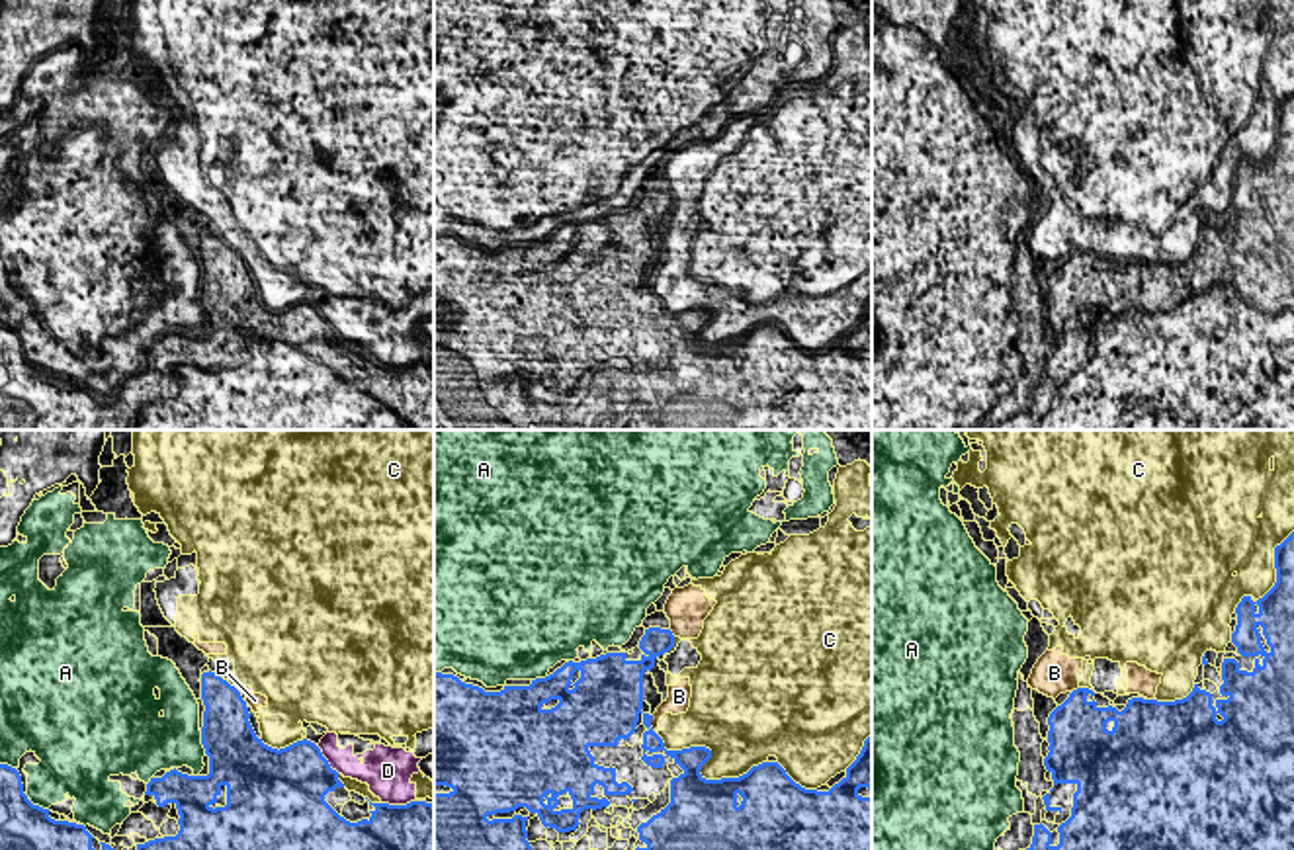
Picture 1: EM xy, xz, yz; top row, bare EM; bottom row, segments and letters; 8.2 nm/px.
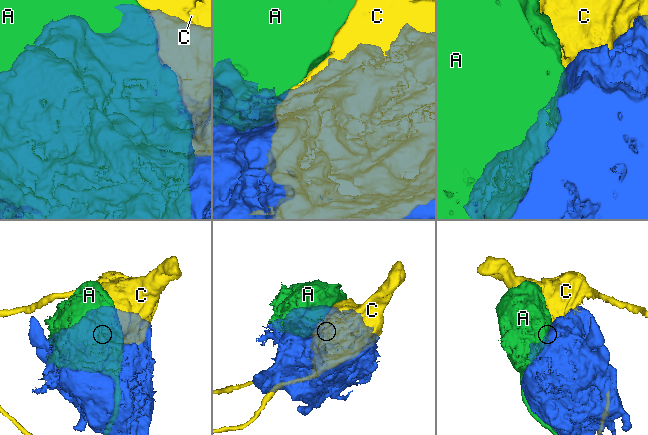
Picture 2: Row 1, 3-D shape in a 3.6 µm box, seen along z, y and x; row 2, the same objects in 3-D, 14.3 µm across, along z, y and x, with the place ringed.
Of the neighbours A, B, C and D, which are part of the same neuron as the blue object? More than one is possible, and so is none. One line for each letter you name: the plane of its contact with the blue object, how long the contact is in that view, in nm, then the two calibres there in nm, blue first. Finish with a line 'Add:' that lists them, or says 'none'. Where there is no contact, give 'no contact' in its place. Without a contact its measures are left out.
Add: none

